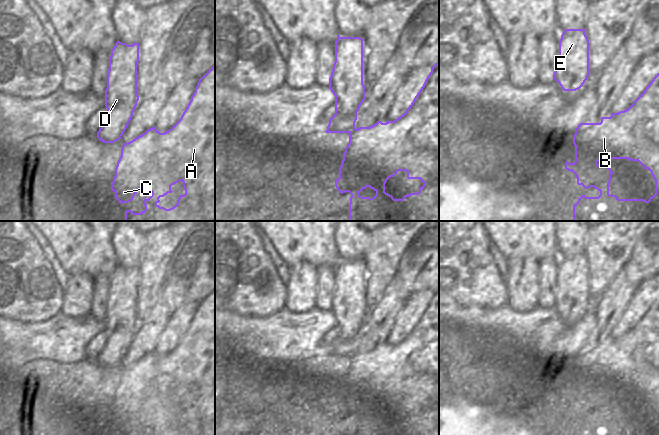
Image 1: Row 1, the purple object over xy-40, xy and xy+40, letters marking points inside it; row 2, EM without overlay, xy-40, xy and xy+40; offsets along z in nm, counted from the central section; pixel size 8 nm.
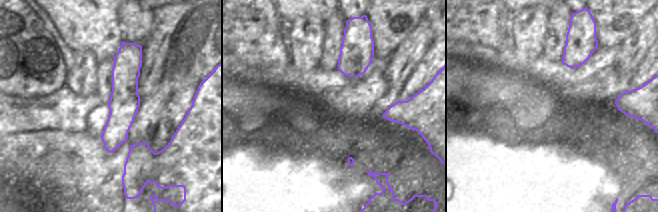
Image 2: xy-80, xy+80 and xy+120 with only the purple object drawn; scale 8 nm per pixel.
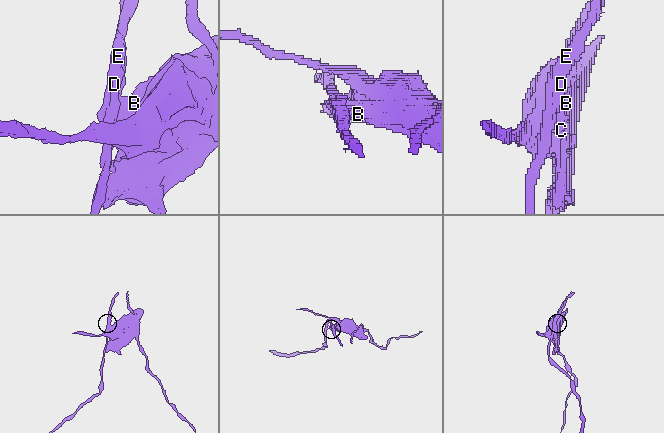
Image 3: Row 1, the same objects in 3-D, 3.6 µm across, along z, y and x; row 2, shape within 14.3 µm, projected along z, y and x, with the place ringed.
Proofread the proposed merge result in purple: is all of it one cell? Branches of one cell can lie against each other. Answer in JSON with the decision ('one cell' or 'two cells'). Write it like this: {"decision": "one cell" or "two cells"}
{"decision": "two cells"}

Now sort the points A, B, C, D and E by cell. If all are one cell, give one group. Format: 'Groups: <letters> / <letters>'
Groups: A B C / D E

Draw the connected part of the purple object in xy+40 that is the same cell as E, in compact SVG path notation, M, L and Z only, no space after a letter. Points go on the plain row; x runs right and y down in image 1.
M566 253L559 265L553 303L564 315L580 313L589 300L589 264L585 253Z

